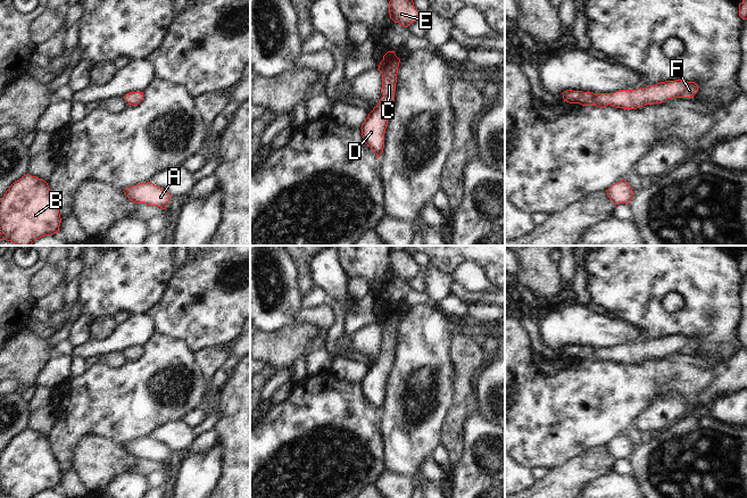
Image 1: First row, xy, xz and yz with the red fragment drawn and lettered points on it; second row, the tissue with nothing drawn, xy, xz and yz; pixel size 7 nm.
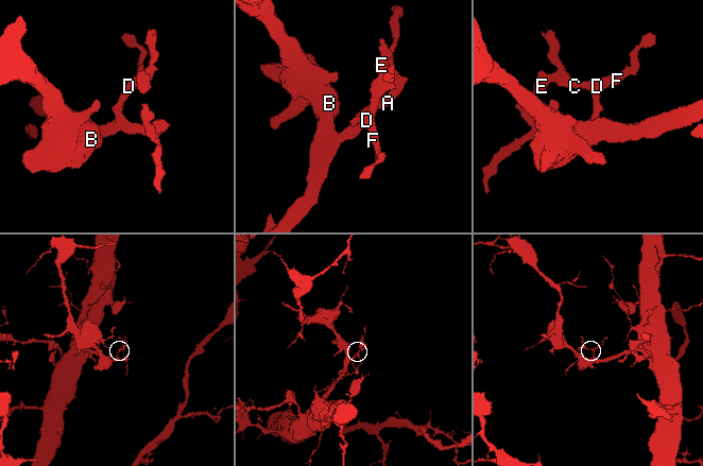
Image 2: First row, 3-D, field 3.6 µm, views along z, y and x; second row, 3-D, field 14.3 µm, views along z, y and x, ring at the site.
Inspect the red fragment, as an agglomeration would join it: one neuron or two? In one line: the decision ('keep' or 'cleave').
keep

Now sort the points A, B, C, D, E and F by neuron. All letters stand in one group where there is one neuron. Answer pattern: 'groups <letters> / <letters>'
groups A B C D E F

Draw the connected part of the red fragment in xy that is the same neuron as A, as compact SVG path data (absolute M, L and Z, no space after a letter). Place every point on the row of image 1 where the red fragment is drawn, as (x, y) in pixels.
M147 182L132 185L123 191L125 196L135 204L158 206L166 209L172 196L164 189Z

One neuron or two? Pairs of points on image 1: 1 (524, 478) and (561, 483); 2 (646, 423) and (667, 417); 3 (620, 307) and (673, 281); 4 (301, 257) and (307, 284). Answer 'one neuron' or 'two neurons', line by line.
1: two neurons
2: one neuron
3: one neuron
4: one neuron

